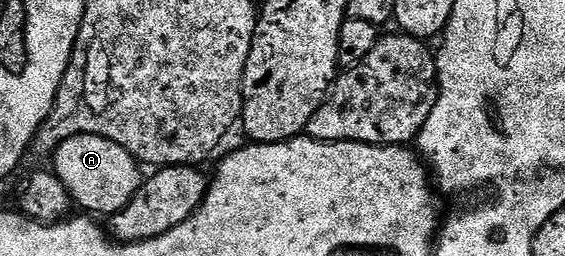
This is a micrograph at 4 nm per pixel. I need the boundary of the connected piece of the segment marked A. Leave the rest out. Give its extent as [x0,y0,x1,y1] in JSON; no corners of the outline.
[51,136,143,218]

